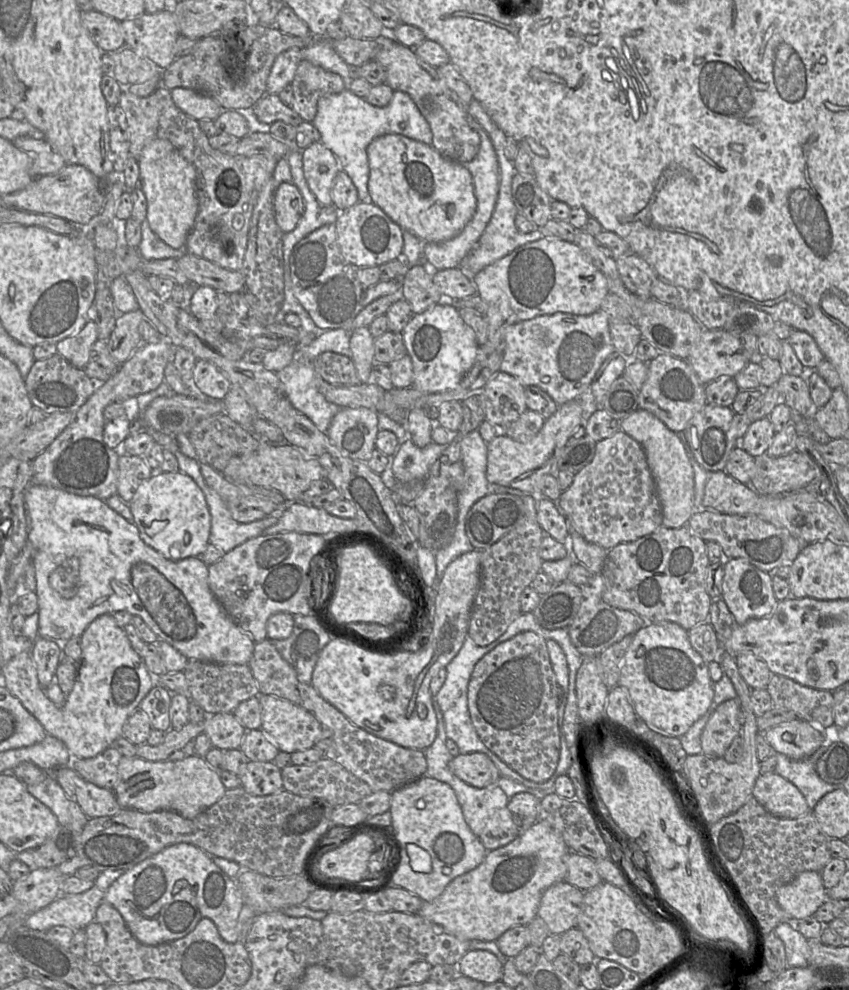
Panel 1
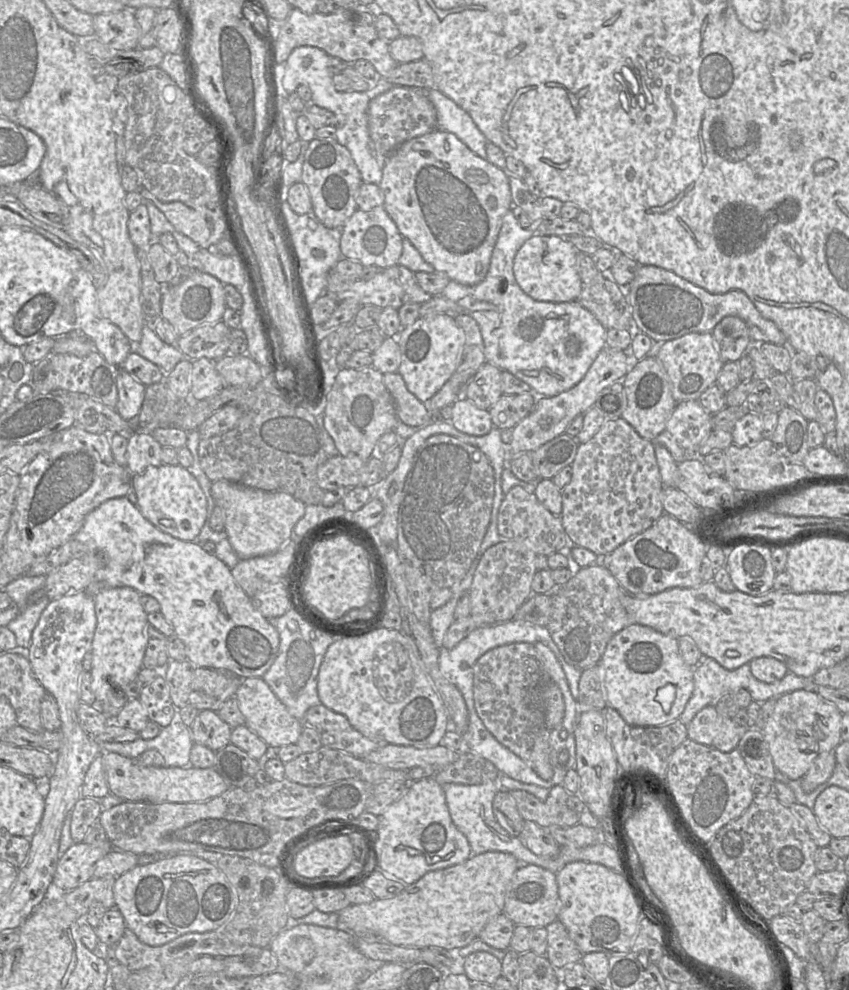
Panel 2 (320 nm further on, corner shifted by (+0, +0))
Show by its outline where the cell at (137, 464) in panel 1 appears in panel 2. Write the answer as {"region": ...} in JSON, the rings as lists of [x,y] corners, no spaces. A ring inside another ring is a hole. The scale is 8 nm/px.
{"region":[[[134,431],[128,435],[127,469],[132,475],[142,473],[149,466],[159,466],[162,445],[150,431]]]}

